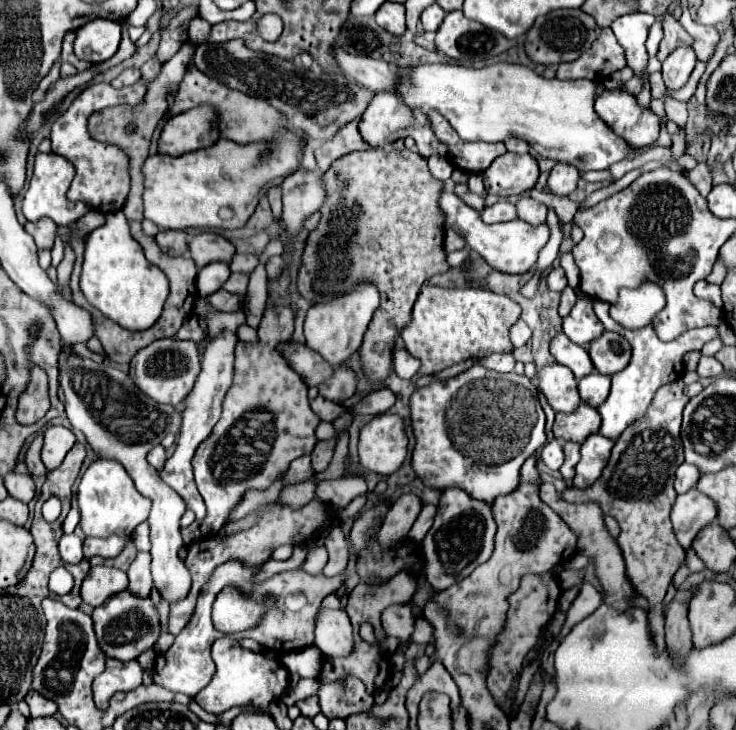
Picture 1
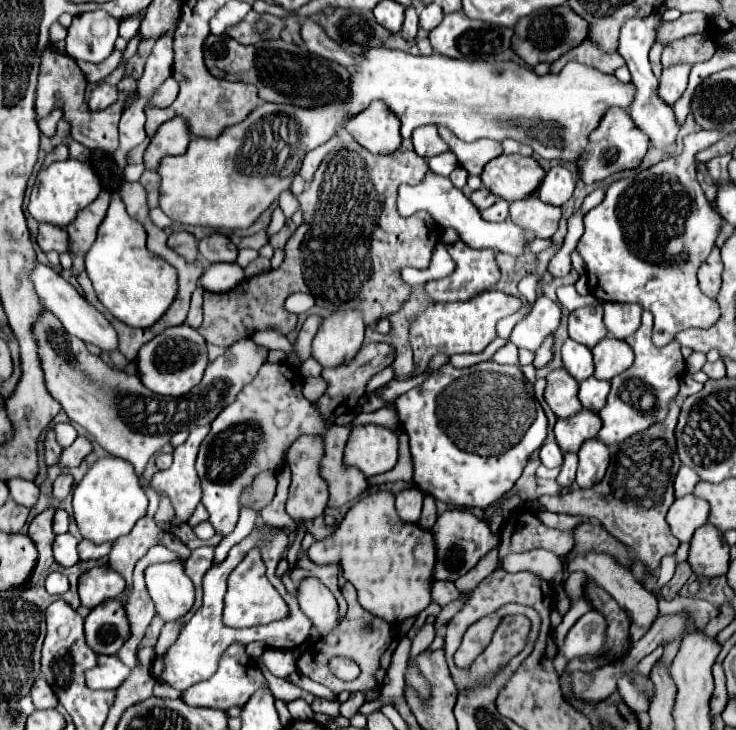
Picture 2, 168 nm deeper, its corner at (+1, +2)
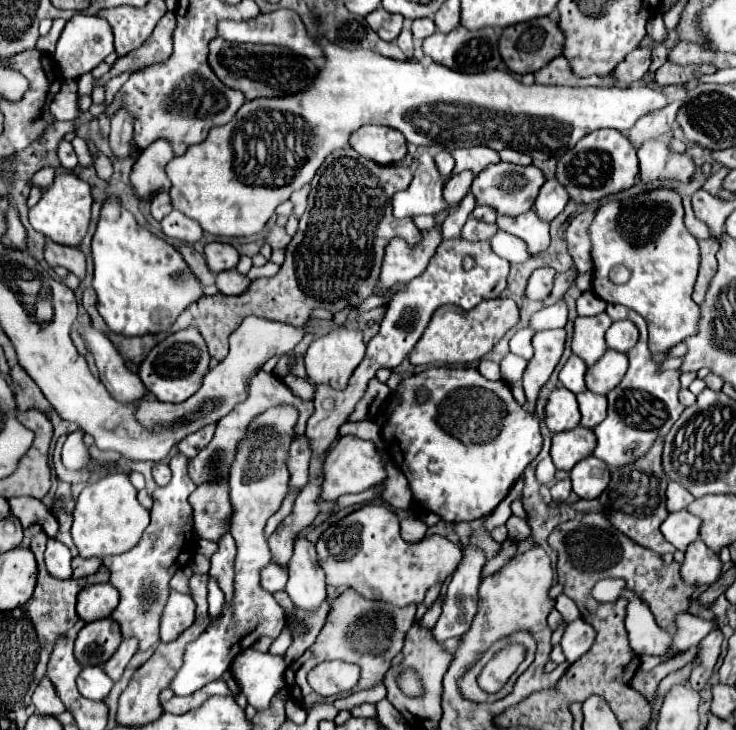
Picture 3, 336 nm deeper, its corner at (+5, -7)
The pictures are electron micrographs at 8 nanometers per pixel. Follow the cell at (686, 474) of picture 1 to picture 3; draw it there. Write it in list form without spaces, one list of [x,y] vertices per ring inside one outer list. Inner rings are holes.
[[[670,482],[668,490],[666,490],[666,498],[668,498],[668,510],[676,512],[676,510],[684,510],[694,496],[688,494],[688,490],[684,490],[684,486],[680,486],[678,482]]]

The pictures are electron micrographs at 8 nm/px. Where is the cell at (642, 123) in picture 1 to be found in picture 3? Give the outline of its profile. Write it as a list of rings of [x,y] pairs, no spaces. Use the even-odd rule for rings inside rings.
[[[612,128],[594,130],[588,136],[584,136],[572,150],[568,150],[558,160],[558,172],[556,172],[558,182],[568,190],[570,198],[580,204],[590,204],[608,194],[626,190],[634,184],[636,176],[638,176],[636,150],[626,134]]]

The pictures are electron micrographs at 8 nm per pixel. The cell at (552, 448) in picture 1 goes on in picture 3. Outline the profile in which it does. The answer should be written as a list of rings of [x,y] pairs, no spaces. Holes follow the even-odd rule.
[[[550,456],[542,458],[538,462],[538,466],[536,466],[536,478],[538,478],[538,482],[546,484],[546,482],[550,482],[554,478],[554,474],[556,474],[556,466],[554,466],[552,458]]]

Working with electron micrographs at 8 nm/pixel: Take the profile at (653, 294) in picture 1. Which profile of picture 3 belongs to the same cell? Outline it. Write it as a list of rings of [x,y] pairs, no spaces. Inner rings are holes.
[[[616,320],[606,332],[606,344],[612,350],[628,352],[638,342],[638,328],[630,320]]]

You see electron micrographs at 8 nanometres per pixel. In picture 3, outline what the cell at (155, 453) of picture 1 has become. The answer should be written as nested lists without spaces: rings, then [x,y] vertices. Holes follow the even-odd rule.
[[[156,462],[154,468],[152,468],[152,476],[154,476],[154,482],[158,486],[166,486],[170,482],[170,468],[166,462]]]

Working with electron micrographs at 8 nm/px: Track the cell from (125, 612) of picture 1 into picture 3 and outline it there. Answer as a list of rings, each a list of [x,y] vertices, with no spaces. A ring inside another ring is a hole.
[[[112,618],[88,622],[76,638],[76,660],[82,666],[102,666],[112,658],[122,642],[120,626]]]

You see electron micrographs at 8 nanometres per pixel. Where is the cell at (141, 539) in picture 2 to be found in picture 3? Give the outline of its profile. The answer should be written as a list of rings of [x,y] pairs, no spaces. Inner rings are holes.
[[[176,454],[174,458],[170,458],[172,480],[168,486],[158,486],[154,490],[154,506],[150,510],[152,522],[144,530],[140,542],[120,556],[104,558],[104,566],[112,574],[110,584],[120,592],[120,604],[112,612],[112,618],[120,624],[124,638],[138,638],[140,650],[146,650],[160,642],[158,626],[160,612],[168,598],[168,582],[174,576],[174,572],[186,566],[194,556],[194,550],[190,550],[190,546],[194,546],[194,538],[192,506],[188,504],[188,496],[196,490],[196,484],[188,478],[188,462],[190,458],[184,454]]]

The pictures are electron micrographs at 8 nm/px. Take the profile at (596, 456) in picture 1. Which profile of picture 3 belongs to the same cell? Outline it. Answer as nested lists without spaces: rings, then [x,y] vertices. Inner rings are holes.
[[[586,456],[570,470],[570,478],[572,478],[572,490],[580,498],[592,500],[592,498],[600,496],[602,490],[608,486],[610,470],[598,458]]]

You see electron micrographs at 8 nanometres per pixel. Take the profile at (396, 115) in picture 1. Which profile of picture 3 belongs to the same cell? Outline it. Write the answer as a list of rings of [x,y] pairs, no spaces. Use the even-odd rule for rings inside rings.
[[[362,126],[352,134],[348,144],[376,164],[398,164],[406,156],[404,136],[384,126]]]

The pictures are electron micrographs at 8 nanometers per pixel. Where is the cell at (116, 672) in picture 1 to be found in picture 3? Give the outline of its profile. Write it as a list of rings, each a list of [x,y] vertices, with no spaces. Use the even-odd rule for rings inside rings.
[[[86,666],[78,676],[78,692],[90,700],[104,700],[112,686],[114,682],[108,678],[108,674],[104,676],[100,666]]]

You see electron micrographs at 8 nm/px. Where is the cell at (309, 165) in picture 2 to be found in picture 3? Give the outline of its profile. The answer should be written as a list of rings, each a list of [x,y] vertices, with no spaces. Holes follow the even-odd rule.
[[[306,186],[300,188],[300,190],[296,190],[296,192],[290,196],[290,200],[294,202],[294,212],[296,212],[296,216],[300,216],[300,214],[304,212],[304,208],[306,208],[306,198],[308,198],[308,188],[306,188]]]

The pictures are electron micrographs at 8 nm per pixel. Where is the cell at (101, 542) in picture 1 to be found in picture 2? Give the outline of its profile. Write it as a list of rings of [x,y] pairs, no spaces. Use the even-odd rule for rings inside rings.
[[[80,541],[78,543],[78,555],[82,561],[88,561],[88,559],[102,559],[110,553],[112,549],[112,543],[102,543],[102,545],[94,545],[90,541]]]

